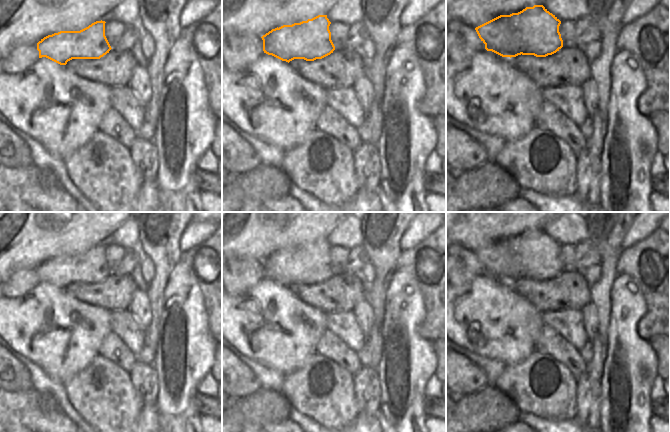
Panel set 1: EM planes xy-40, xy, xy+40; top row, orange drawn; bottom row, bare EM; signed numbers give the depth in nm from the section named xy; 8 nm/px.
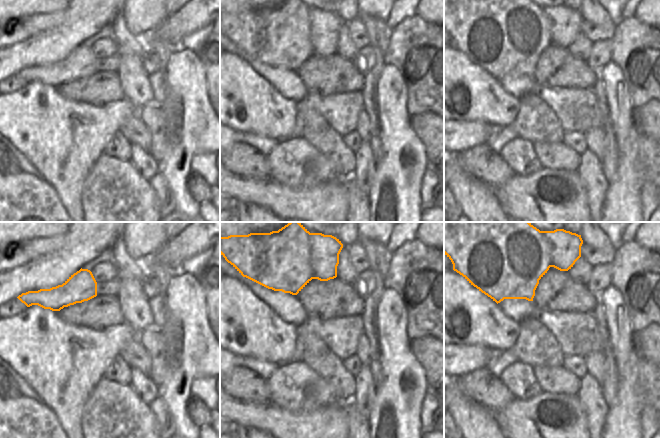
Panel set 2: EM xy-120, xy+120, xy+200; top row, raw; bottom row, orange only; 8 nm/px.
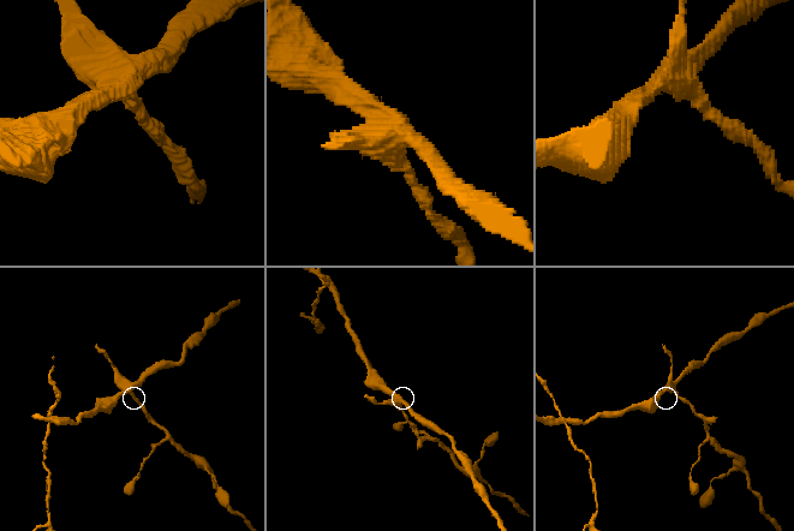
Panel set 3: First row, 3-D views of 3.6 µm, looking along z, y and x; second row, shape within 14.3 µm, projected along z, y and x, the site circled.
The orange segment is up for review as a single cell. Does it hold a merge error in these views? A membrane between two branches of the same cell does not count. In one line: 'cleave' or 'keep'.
cleave

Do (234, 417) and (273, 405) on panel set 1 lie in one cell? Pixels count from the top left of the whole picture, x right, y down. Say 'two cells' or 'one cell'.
one cell

